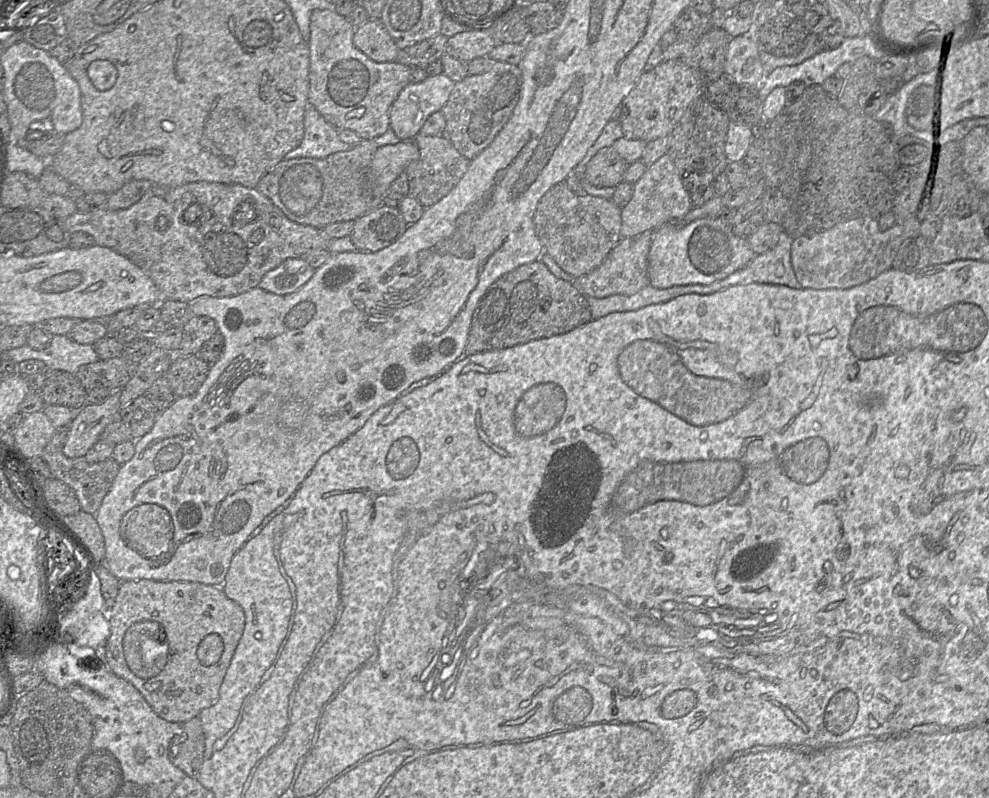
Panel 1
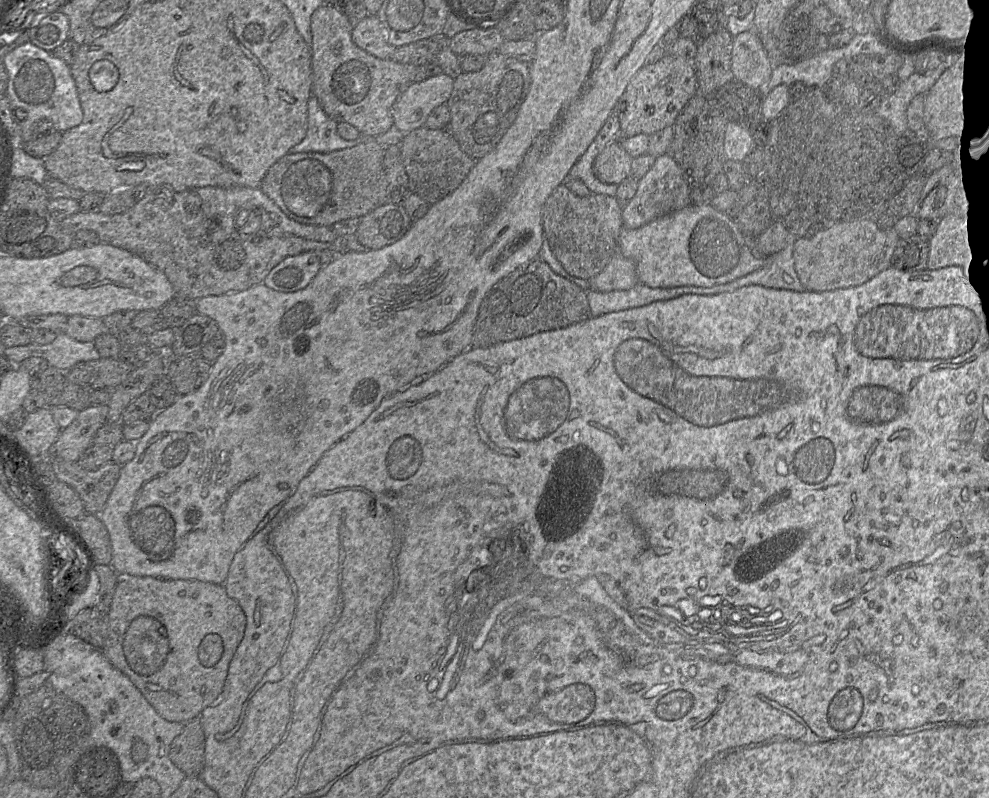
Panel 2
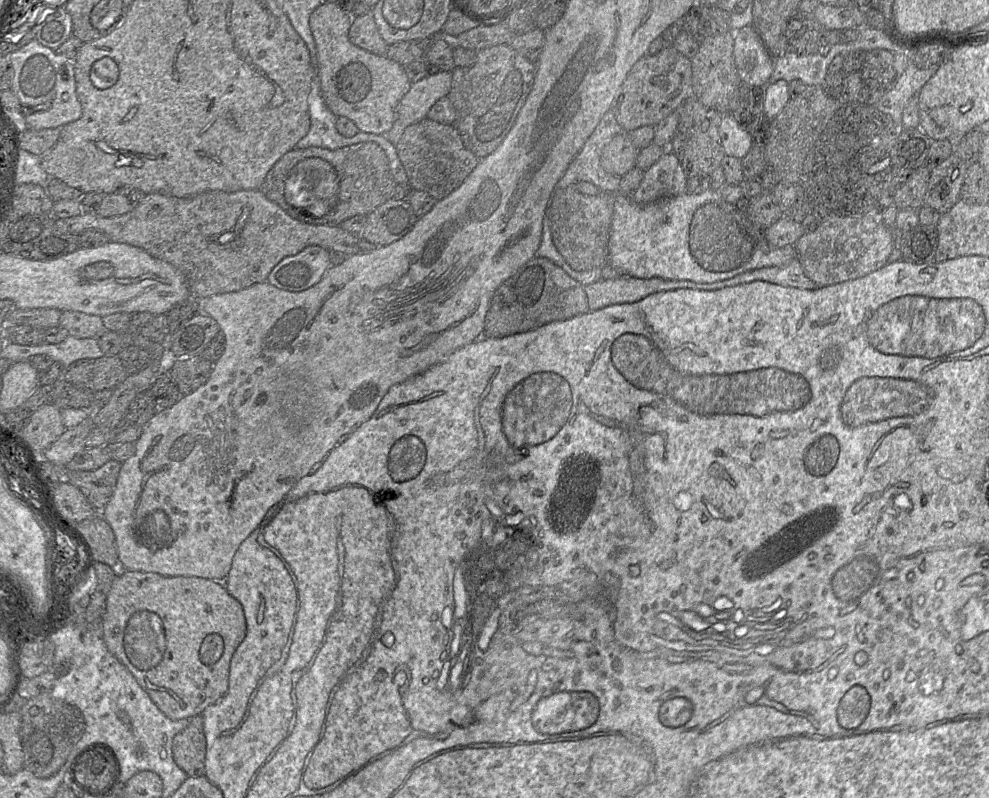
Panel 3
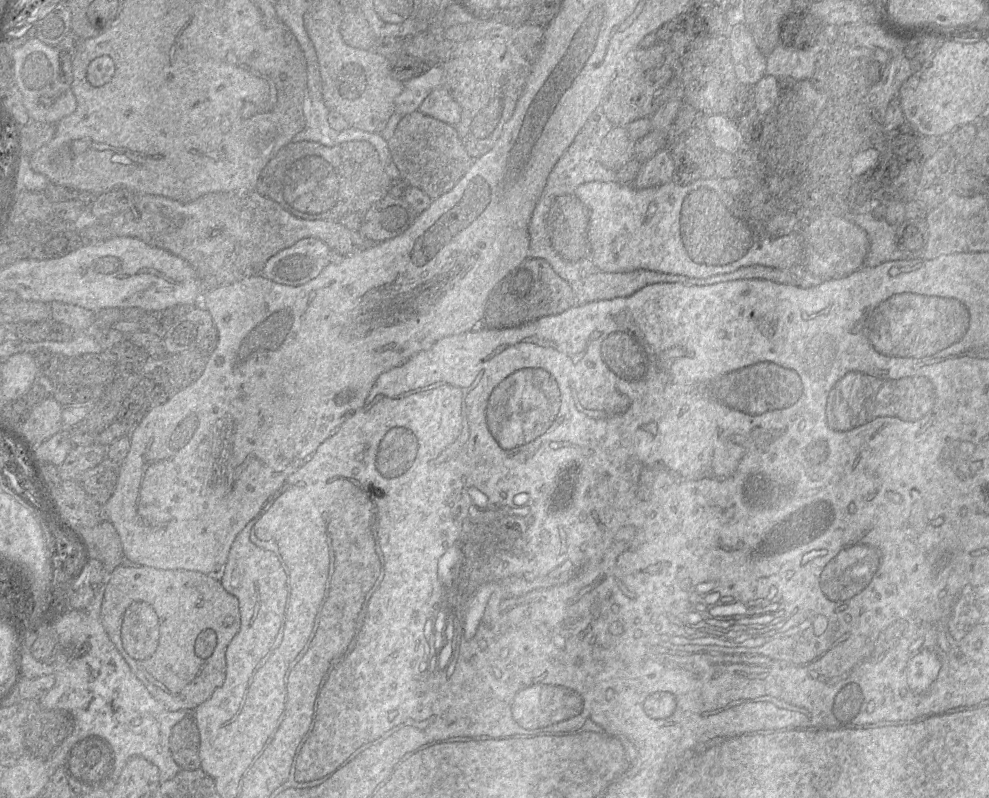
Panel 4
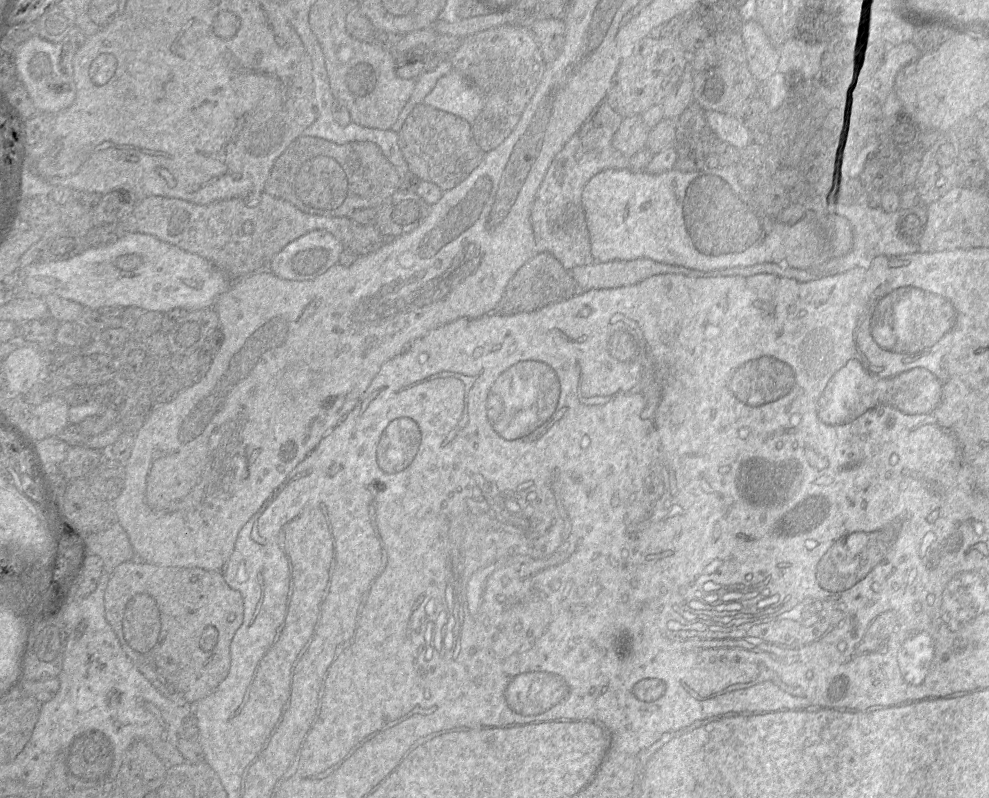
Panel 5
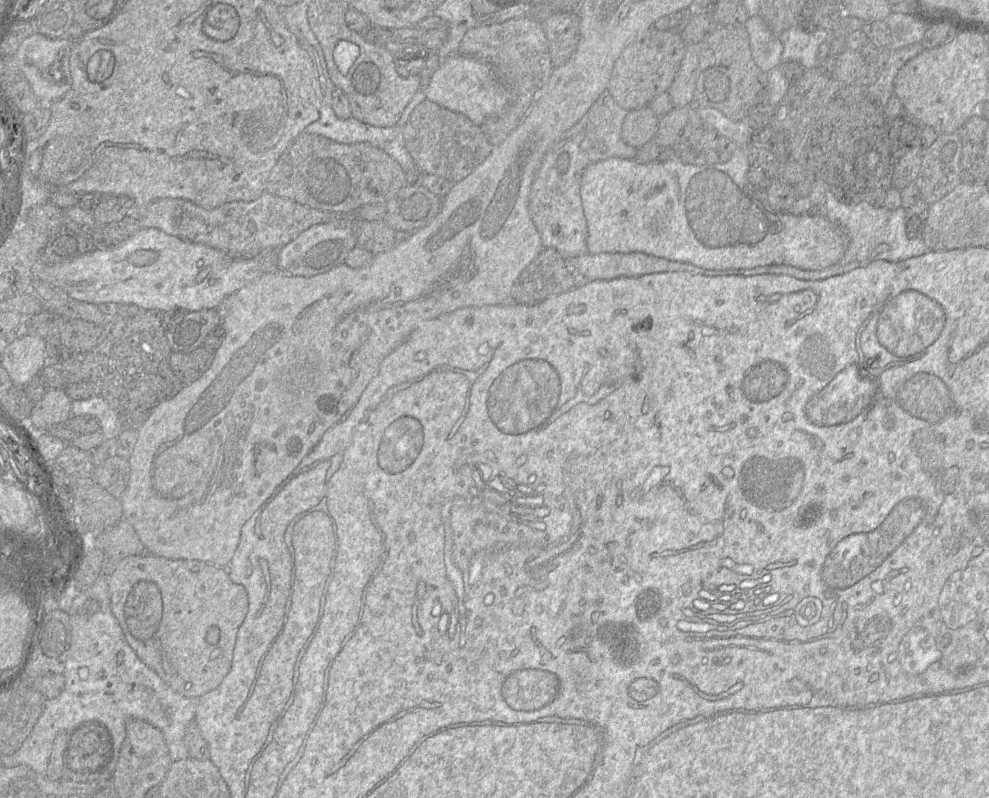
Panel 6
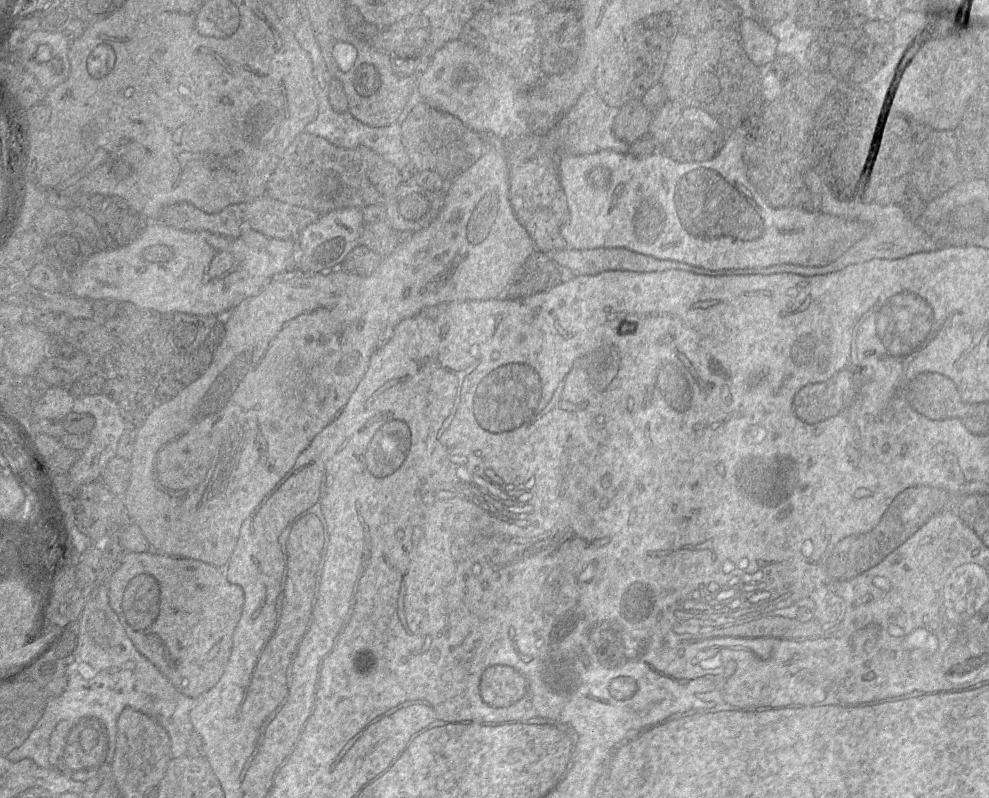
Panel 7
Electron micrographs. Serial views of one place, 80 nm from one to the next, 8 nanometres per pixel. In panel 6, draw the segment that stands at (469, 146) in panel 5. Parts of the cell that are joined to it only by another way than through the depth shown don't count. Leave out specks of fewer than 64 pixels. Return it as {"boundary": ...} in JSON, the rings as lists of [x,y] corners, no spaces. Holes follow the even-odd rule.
{"boundary":[[[427,99],[412,111],[403,126],[403,135],[416,166],[426,174],[438,175],[453,183],[466,178],[493,150],[479,125],[467,116]]]}

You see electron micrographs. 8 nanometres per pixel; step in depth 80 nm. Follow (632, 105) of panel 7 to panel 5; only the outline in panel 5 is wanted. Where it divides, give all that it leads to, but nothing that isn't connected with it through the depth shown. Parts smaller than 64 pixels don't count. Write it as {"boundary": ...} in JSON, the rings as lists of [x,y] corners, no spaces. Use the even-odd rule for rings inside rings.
{"boundary":[[[642,115],[624,118],[612,138],[613,147],[631,158],[646,148],[651,129],[644,123]]]}

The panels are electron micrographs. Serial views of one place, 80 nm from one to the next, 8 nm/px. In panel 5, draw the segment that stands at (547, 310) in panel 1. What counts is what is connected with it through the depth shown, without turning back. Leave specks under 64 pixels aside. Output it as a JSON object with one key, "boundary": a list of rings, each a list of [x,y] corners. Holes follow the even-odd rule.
{"boundary":[[[539,252],[522,265],[514,276],[508,282],[504,294],[494,309],[494,312],[501,315],[511,315],[523,312],[532,312],[544,306],[561,302],[575,296],[579,291],[570,271],[567,271],[563,265],[549,252]]]}

